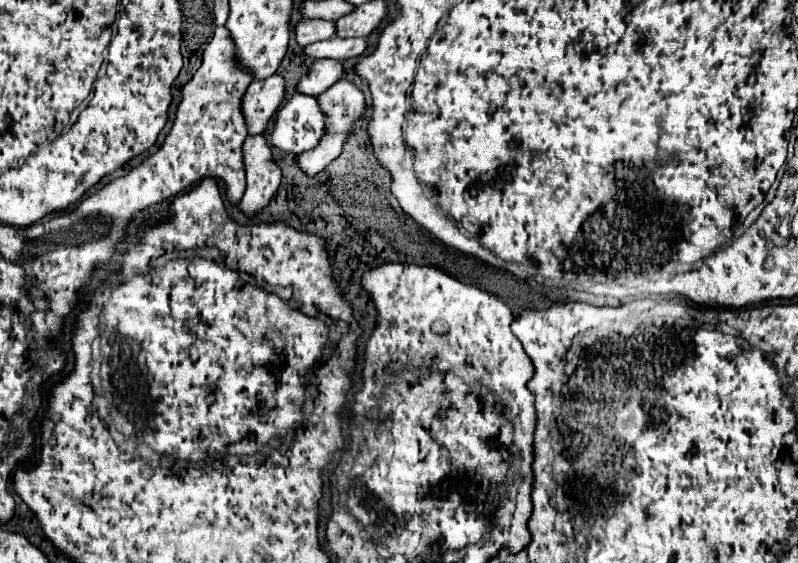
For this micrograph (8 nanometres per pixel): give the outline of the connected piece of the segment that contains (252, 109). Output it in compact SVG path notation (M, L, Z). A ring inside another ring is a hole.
M281 75L253 81L243 97L243 115L247 121L249 135L263 133L271 117L281 107L285 95L285 79Z

